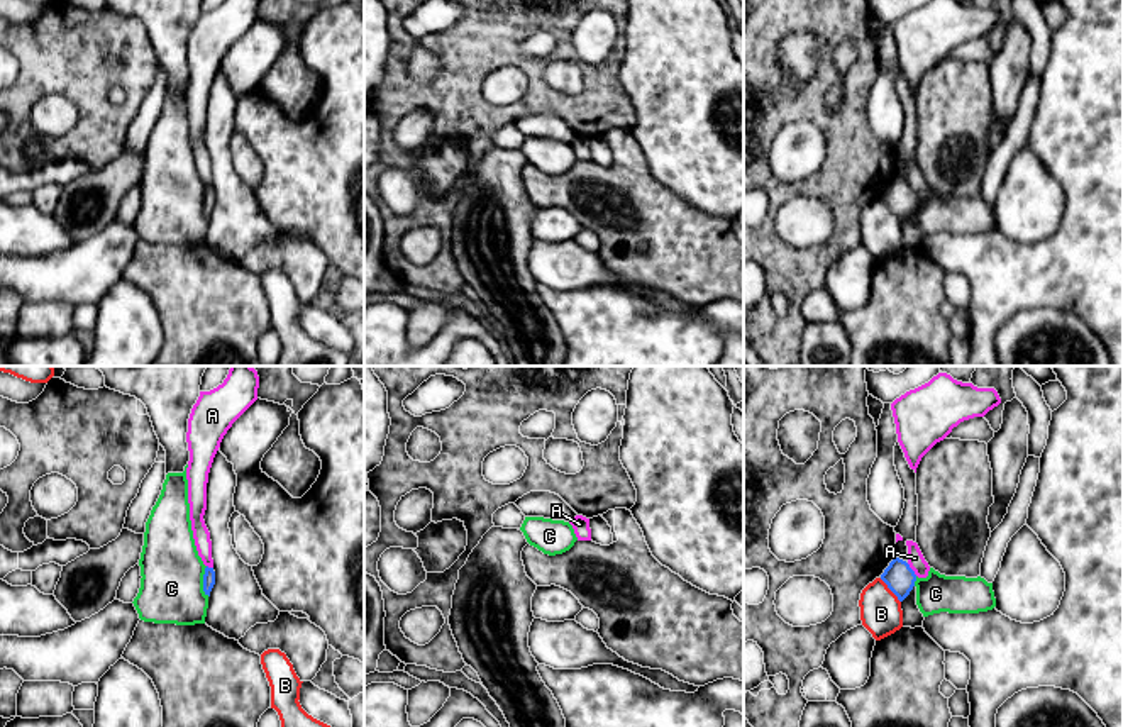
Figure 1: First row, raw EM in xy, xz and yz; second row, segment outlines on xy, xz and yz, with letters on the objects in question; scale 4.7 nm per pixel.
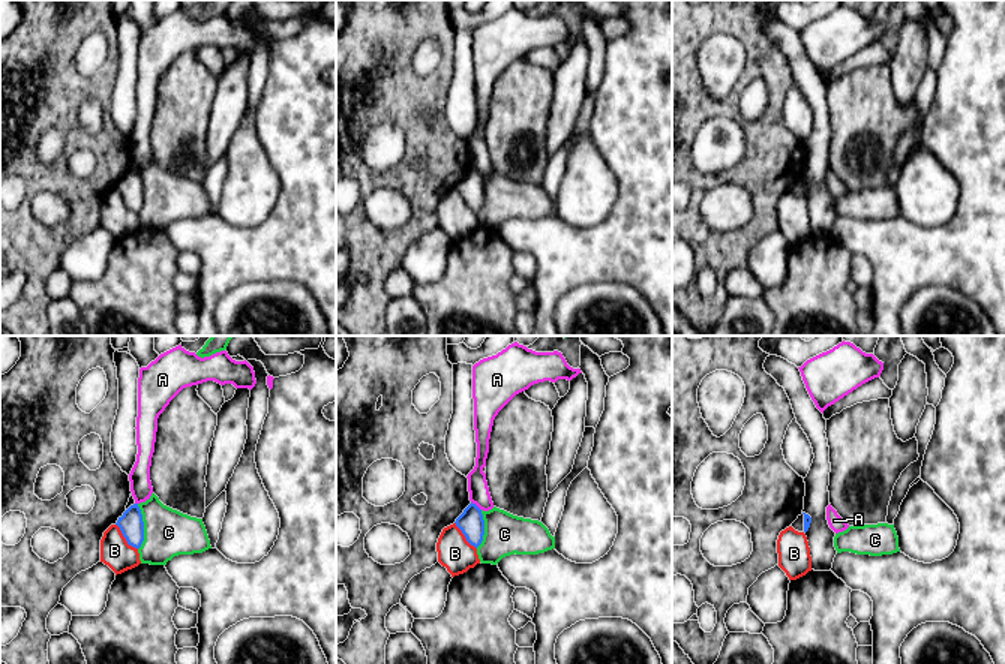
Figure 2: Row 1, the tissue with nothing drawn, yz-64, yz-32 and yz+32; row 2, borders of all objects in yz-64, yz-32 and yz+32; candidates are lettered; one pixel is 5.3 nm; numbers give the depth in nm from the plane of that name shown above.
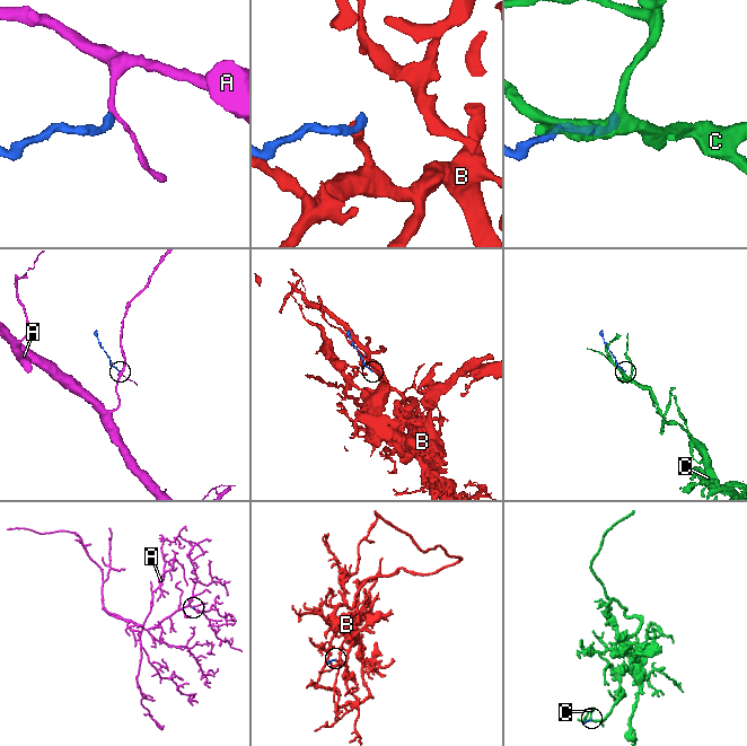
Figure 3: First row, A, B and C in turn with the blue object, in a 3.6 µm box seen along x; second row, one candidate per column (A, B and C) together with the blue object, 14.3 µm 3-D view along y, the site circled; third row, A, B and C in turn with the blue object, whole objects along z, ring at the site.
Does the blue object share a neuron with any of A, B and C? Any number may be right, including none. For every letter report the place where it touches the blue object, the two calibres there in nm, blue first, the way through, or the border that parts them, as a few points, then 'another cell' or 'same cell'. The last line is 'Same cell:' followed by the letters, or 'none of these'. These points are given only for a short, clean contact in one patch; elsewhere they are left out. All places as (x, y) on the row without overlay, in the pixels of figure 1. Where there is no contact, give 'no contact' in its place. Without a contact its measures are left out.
A: contact yz (912, 190); calibres 140 and 80 nm; border yz (907, 183), (917, 195); another cell
B: contact yz (890, 209); calibres 140 and 200 nm; another cell
C: contact xy (204, 202); calibres 60 and 300 nm; another cell
Same cell: none of these

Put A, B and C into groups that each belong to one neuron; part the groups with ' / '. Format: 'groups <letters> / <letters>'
groups A / B / C

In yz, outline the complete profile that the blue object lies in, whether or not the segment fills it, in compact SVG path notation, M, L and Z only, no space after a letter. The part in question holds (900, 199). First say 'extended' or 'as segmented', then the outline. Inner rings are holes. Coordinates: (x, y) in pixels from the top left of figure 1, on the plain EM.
as segmented | M894 178L881 195L881 200L898 217L898 220L903 222L913 210L916 195L906 181Z

